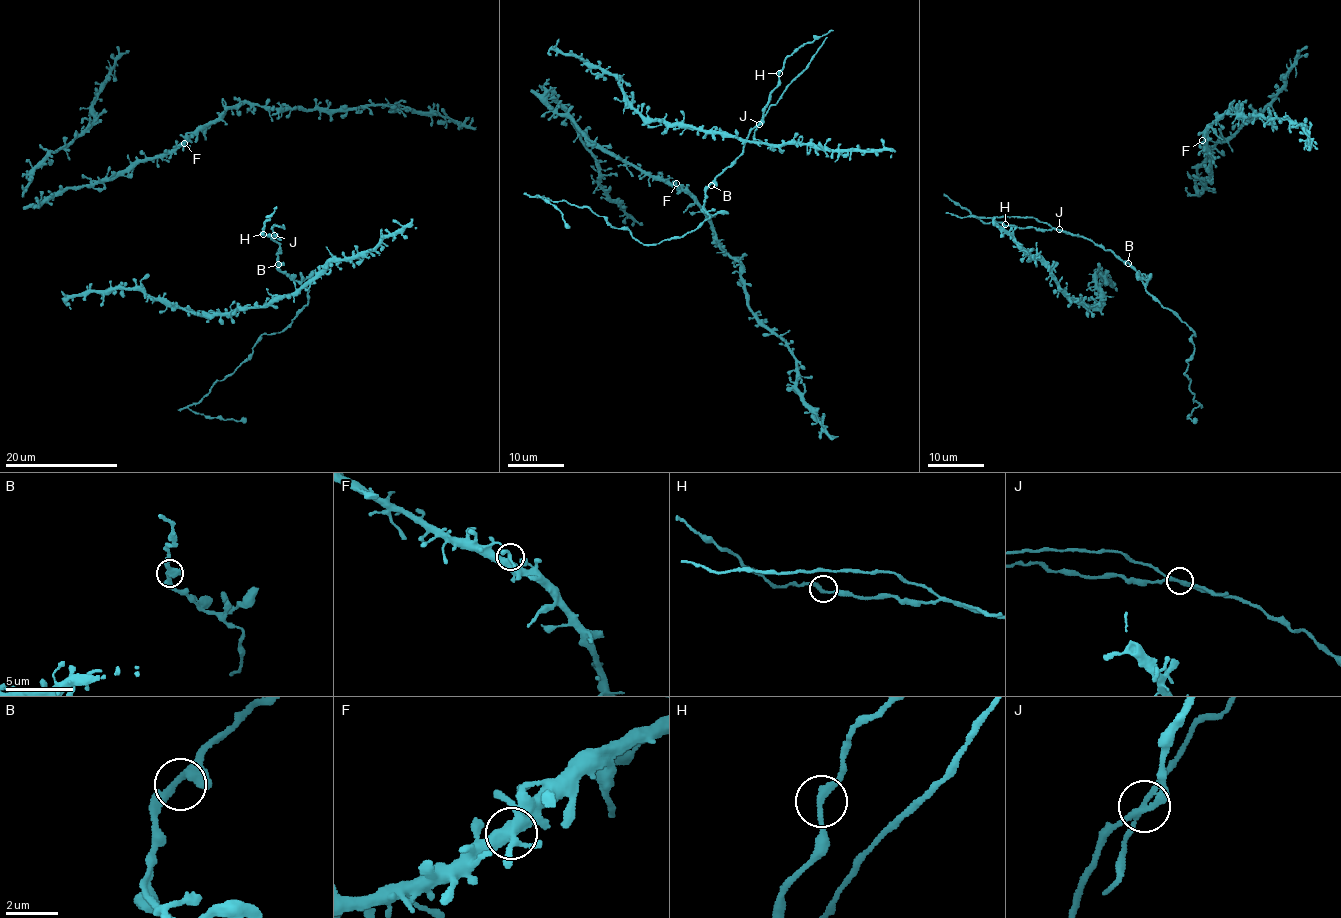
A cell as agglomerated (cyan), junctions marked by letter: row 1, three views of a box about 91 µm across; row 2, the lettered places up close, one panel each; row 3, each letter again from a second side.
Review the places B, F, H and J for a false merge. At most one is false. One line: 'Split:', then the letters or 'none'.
Split: J

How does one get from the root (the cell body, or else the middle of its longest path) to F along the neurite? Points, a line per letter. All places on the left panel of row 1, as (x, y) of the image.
F: (84, 185), (104, 181), (141, 161), (169, 153), (184, 143)

